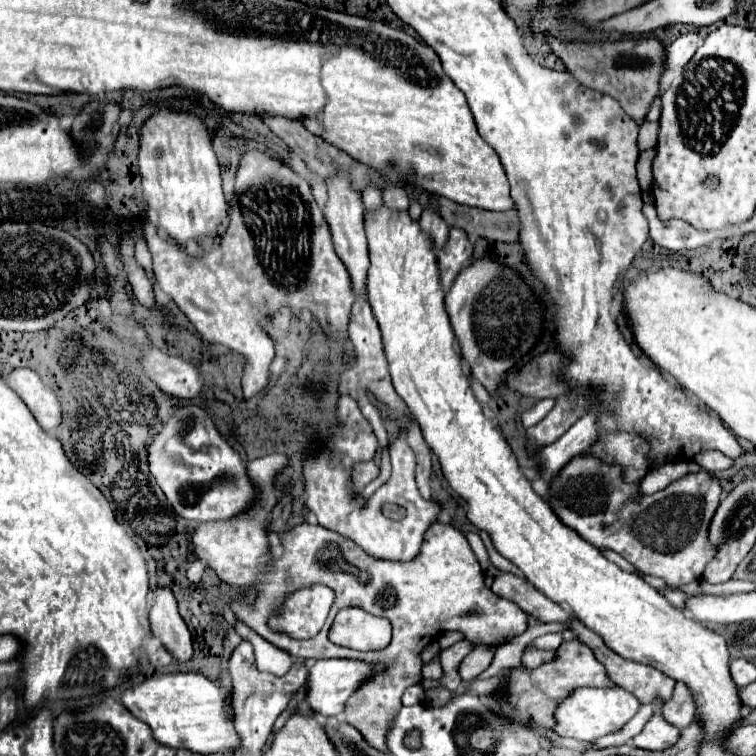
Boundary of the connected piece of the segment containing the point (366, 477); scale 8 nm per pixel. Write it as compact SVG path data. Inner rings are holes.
M359 462L353 466L353 484L351 484L351 492L355 496L361 495L363 488L373 480L377 478L379 474L379 468L375 466L375 462Z

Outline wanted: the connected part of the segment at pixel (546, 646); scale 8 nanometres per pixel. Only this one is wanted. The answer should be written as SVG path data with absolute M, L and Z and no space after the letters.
M545 634L545 636L535 638L531 644L537 648L543 648L543 650L557 650L561 646L561 642L563 642L561 634Z

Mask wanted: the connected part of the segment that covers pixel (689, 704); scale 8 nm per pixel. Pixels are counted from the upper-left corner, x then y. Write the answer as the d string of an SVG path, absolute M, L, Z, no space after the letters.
M677 682L673 696L661 708L661 716L671 726L687 728L693 722L693 712L695 712L695 704L693 704L693 698L691 698L687 686Z

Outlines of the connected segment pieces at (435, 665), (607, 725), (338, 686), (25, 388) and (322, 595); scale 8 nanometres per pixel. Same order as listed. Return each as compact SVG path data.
M439 656L429 660L429 662L423 662L423 668L421 668L421 678L437 680L443 676L443 670L440 665Z
M619 686L617 688L581 688L581 690L575 690L575 694L571 694L569 698L565 698L561 706L557 706L555 732L559 736L569 736L569 738L591 742L601 736L619 732L637 714L639 706L641 702L637 702L633 694L629 694L627 690Z
M317 660L309 668L305 702L315 716L343 714L345 700L371 672L371 666L353 660Z
M17 368L7 376L9 388L27 404L39 426L47 434L55 434L61 426L63 414L61 404L51 388L47 388L41 378L29 368Z
M311 584L299 588L283 600L279 612L269 616L269 628L297 640L313 638L325 624L333 600L335 592L329 586Z

